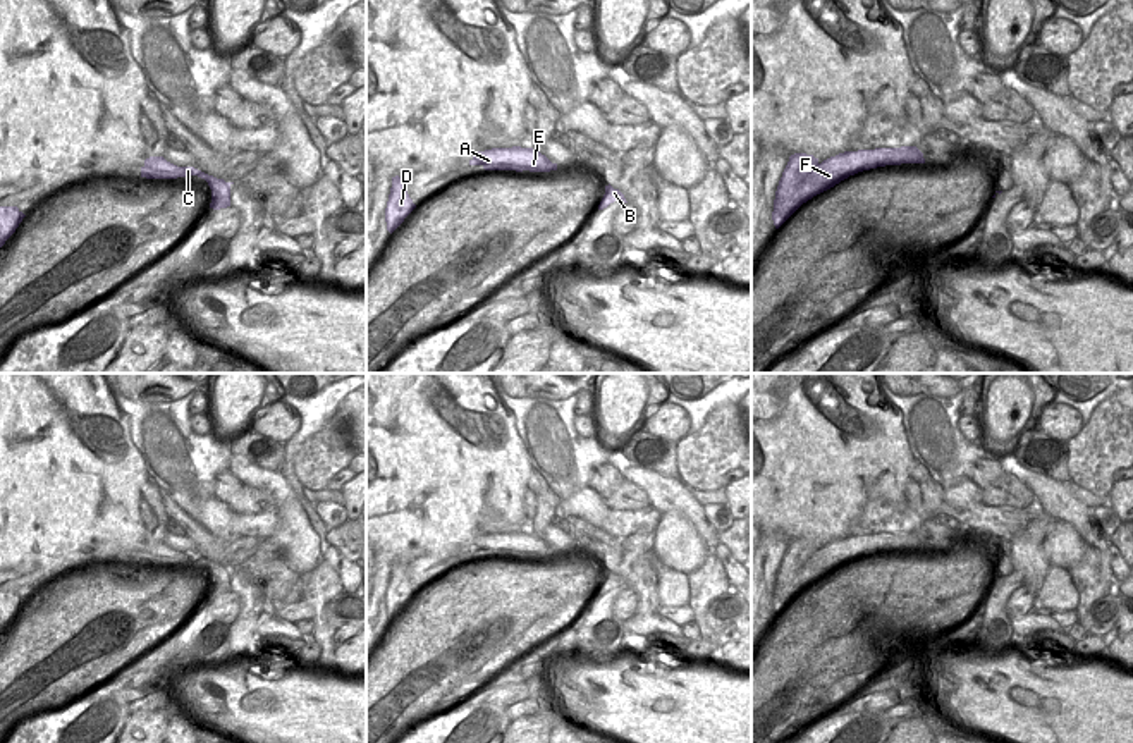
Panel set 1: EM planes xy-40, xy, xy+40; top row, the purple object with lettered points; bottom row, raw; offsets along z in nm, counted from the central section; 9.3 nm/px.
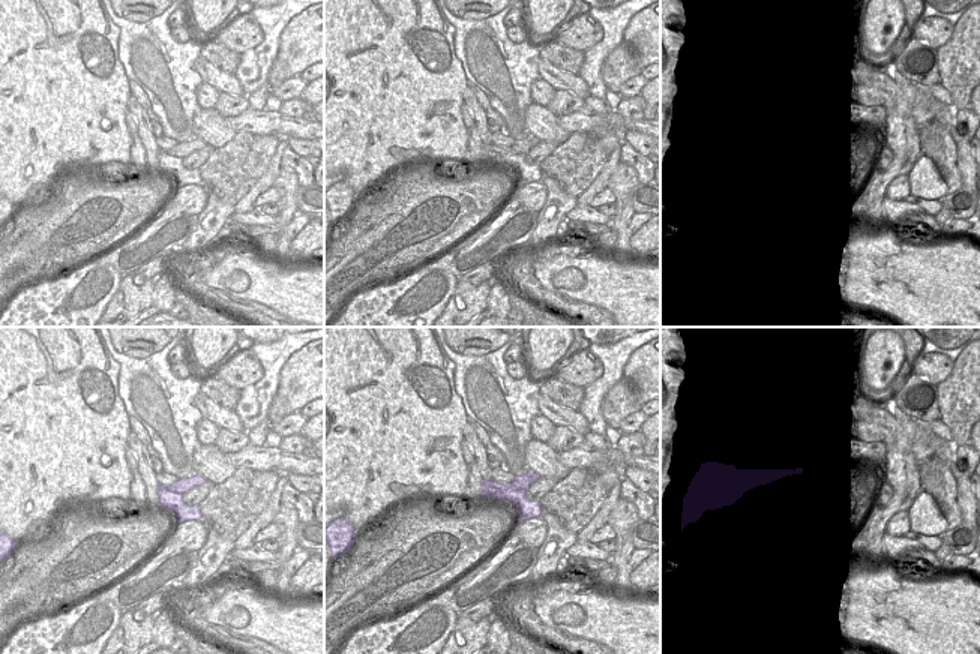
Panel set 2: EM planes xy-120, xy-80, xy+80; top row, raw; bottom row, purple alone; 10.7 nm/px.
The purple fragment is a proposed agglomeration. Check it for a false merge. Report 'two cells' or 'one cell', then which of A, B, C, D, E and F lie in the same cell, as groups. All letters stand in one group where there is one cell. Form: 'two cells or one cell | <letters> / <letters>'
two cells | A F / B C D E

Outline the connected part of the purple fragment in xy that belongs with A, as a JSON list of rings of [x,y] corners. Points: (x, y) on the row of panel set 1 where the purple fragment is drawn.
[[[538,150],[531,153],[473,153],[469,165],[481,165],[485,170],[518,170],[518,163],[524,160],[526,155],[542,155]]]

